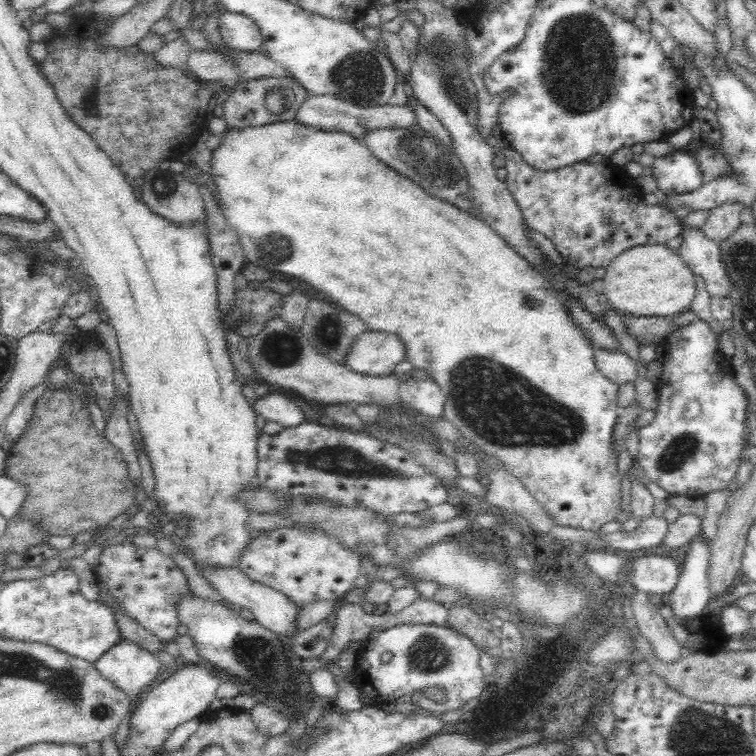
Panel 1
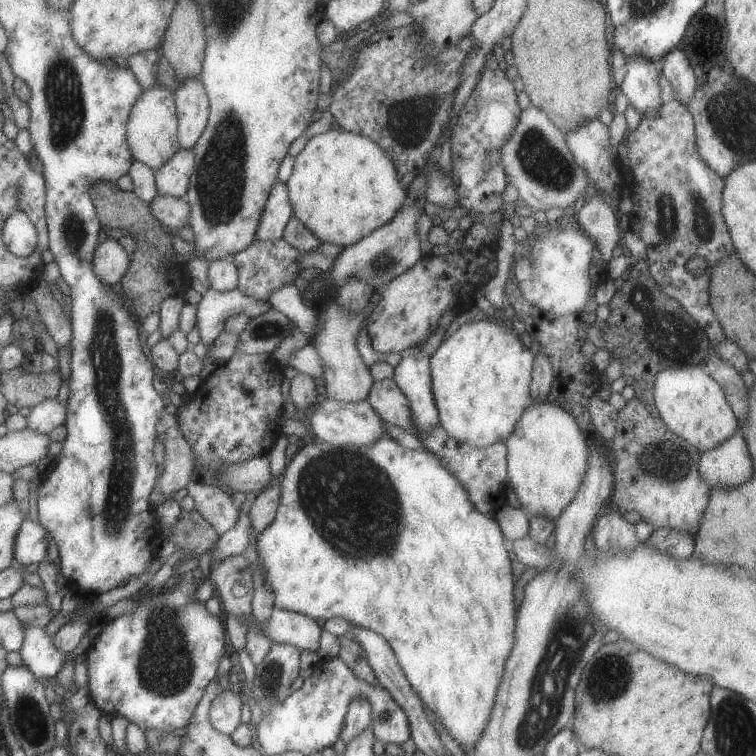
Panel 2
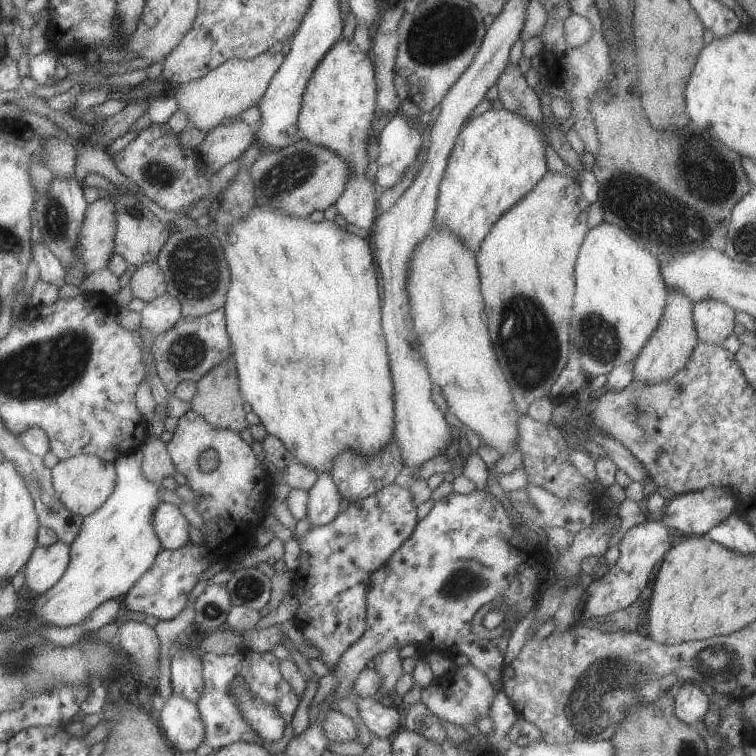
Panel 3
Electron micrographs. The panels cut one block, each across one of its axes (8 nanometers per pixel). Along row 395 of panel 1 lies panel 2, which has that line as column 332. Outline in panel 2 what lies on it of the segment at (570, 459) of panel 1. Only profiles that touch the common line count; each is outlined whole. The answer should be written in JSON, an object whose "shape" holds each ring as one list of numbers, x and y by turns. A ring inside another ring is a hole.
{"shape":[[389,435,379,436,379,440,369,446,327,444,323,441,307,440,300,444,297,452,287,462,282,471,279,484,279,506,273,522,255,535,255,552,259,556,259,570,274,595,274,606,286,609,313,620,343,618,353,625,372,630,382,636,391,647,393,654,403,670,411,688,418,694,422,704,432,713,449,736,459,744,463,751,475,748,481,738,495,694,503,676,505,660,513,648,513,635,516,621,514,606,512,570,505,548,505,538,495,519,479,512,467,498,467,492,441,464,439,458,423,446,410,450,391,440]]}

